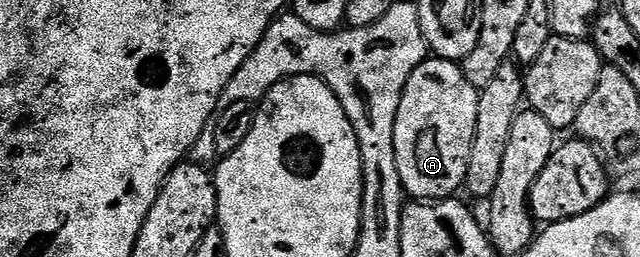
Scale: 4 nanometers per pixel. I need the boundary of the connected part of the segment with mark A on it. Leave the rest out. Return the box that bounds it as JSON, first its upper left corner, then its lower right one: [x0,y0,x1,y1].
[394,56,480,200]

